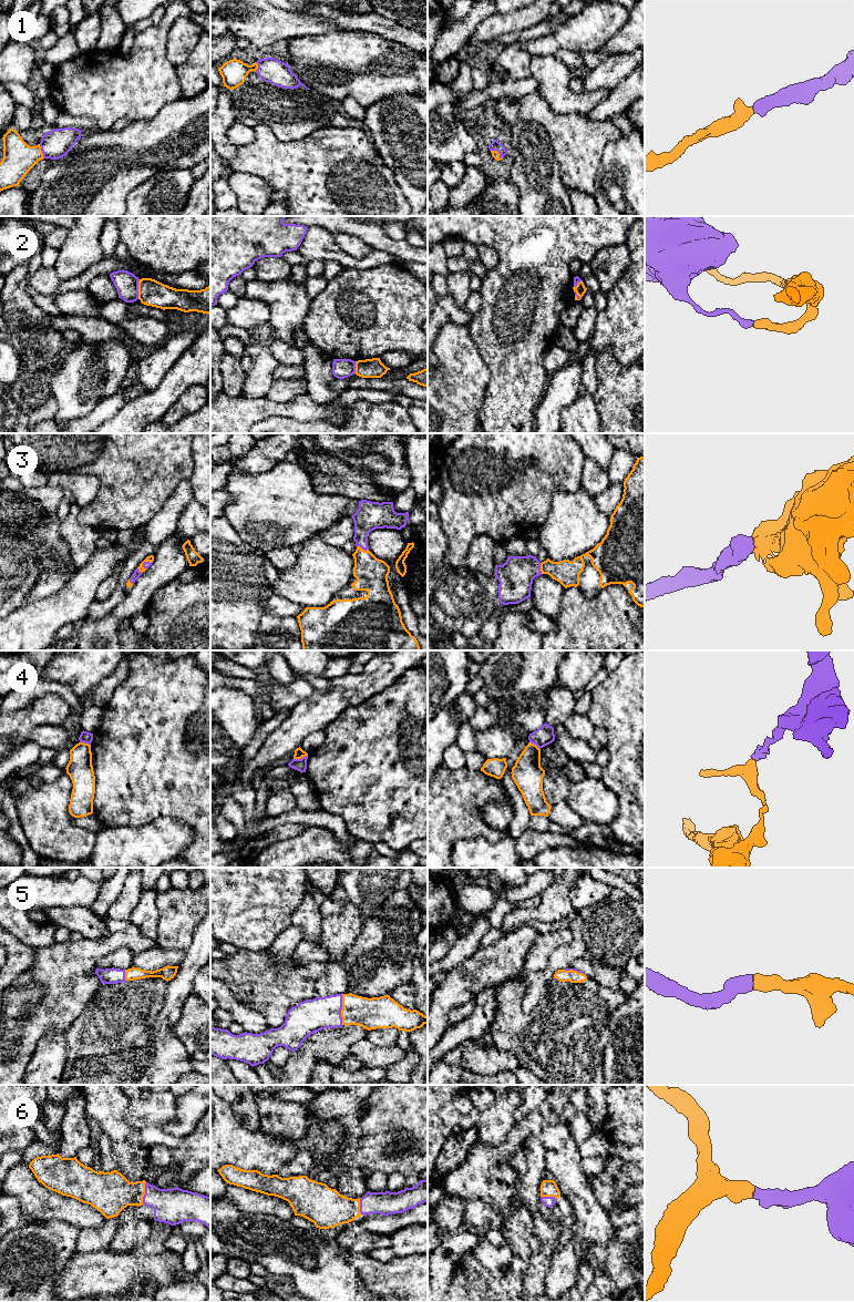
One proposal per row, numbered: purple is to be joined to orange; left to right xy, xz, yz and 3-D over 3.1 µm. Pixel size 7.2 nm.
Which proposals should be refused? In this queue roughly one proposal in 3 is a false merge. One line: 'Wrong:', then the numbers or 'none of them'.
Wrong: 2, 4

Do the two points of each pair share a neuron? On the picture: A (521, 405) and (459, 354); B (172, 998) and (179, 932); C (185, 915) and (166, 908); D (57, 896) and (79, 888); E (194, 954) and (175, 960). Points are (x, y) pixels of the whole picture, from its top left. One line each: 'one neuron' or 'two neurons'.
A: two neurons
B: two neurons
C: one neuron
D: one neuron
E: two neurons

